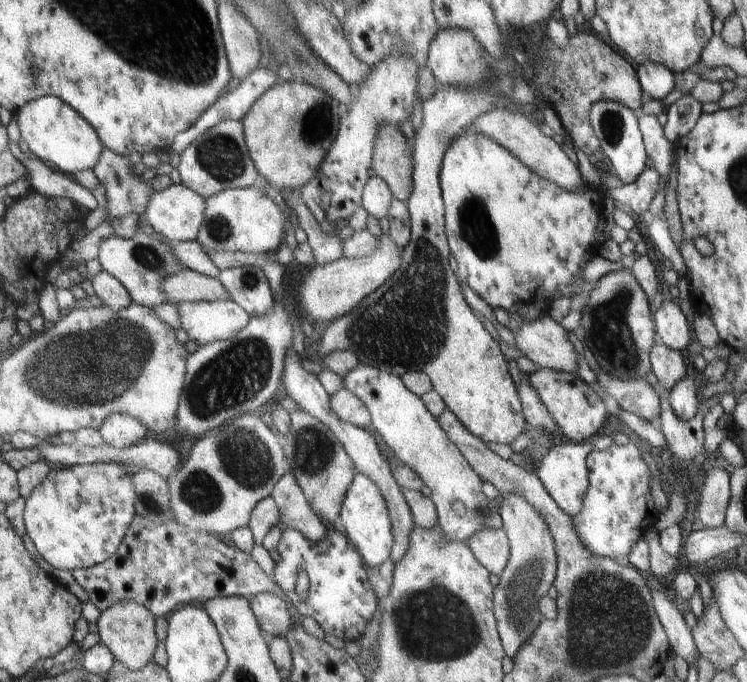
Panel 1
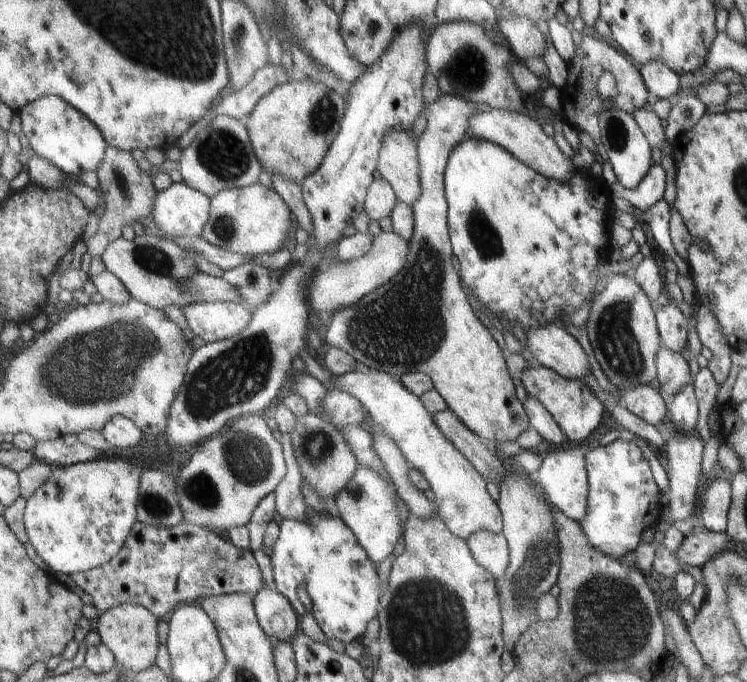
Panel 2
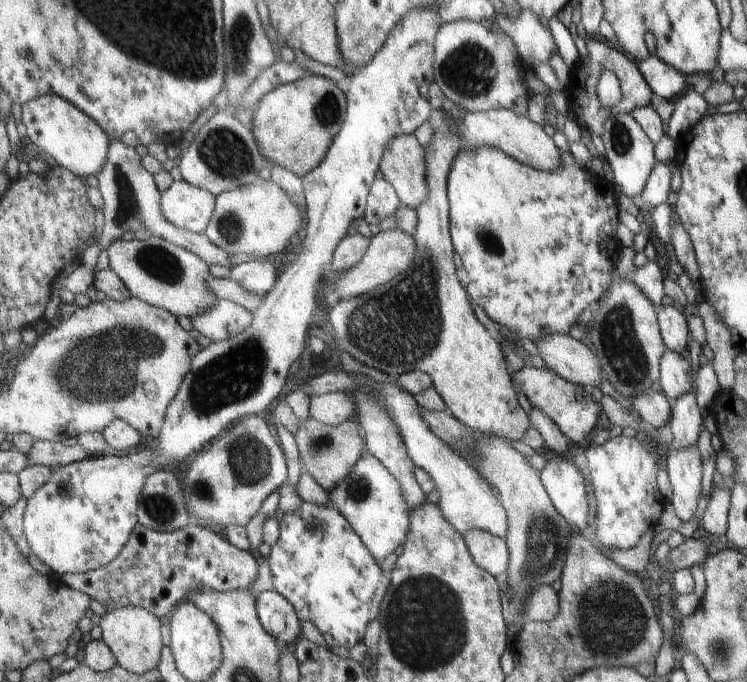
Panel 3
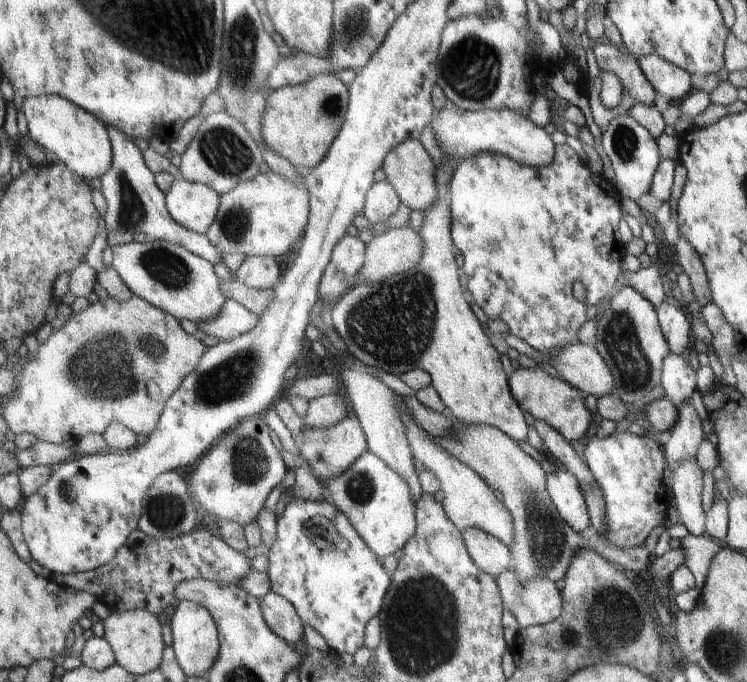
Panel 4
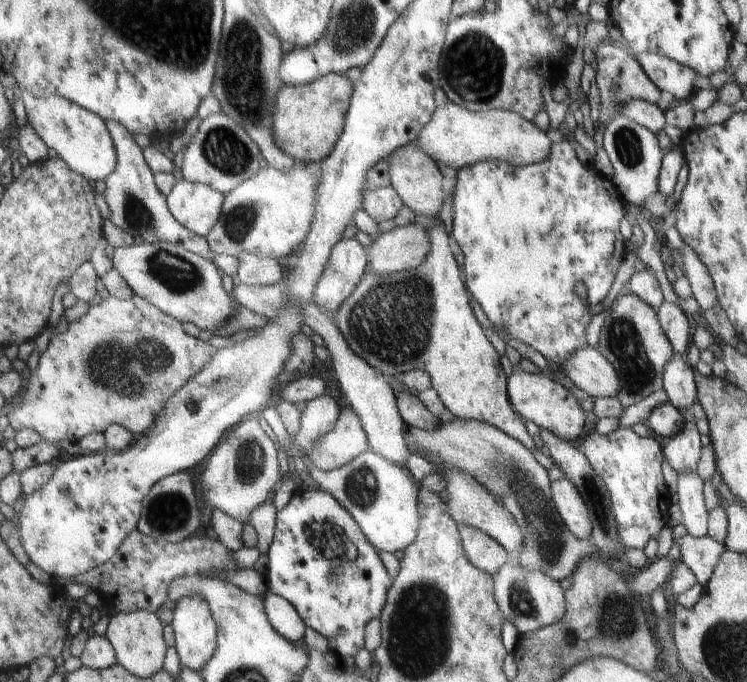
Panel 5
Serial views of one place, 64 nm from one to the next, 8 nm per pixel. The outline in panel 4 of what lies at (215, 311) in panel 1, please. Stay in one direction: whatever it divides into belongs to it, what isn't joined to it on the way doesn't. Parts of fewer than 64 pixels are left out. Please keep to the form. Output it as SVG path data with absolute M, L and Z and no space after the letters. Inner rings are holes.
M228 299L225 308L217 318L211 318L209 322L198 324L199 329L205 334L221 341L235 340L238 336L253 330L259 324L260 316L251 310L247 310L240 302Z

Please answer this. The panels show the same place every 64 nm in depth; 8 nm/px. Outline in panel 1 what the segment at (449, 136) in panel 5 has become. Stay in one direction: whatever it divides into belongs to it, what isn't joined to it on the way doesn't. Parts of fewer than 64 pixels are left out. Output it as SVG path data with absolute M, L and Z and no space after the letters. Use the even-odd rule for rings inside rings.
M493 108L489 112L485 112L472 125L477 132L491 136L495 142L505 147L505 150L516 155L518 159L529 170L534 171L541 178L547 179L549 182L557 184L559 190L565 192L579 190L581 188L581 179L577 171L577 166L573 165L569 158L561 151L558 144L553 144L554 140L549 140L547 136L543 136L535 124L527 122L527 118L523 118L521 113L507 112L504 108Z

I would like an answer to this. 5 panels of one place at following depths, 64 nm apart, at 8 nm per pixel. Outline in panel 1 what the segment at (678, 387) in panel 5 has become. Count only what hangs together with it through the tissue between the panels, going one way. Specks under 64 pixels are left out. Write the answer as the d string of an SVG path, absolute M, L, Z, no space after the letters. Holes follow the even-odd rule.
M654 344L649 352L651 371L661 388L671 392L679 380L687 377L686 367L680 353L664 344Z

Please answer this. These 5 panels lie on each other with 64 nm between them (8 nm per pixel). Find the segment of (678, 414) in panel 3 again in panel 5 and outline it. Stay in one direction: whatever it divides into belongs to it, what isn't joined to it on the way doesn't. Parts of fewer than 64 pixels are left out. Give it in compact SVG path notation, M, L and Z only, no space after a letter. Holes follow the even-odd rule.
M685 420L679 430L679 436L663 440L662 455L677 474L696 472L702 447L699 443L699 435L693 420Z

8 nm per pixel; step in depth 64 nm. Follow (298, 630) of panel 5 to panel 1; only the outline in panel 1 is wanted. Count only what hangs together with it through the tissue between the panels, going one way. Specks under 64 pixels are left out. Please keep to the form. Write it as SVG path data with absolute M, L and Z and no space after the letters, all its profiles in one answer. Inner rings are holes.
M265 592L252 596L250 602L263 632L287 636L287 632L293 626L293 618L289 612L289 605L285 600L281 600L281 596Z

